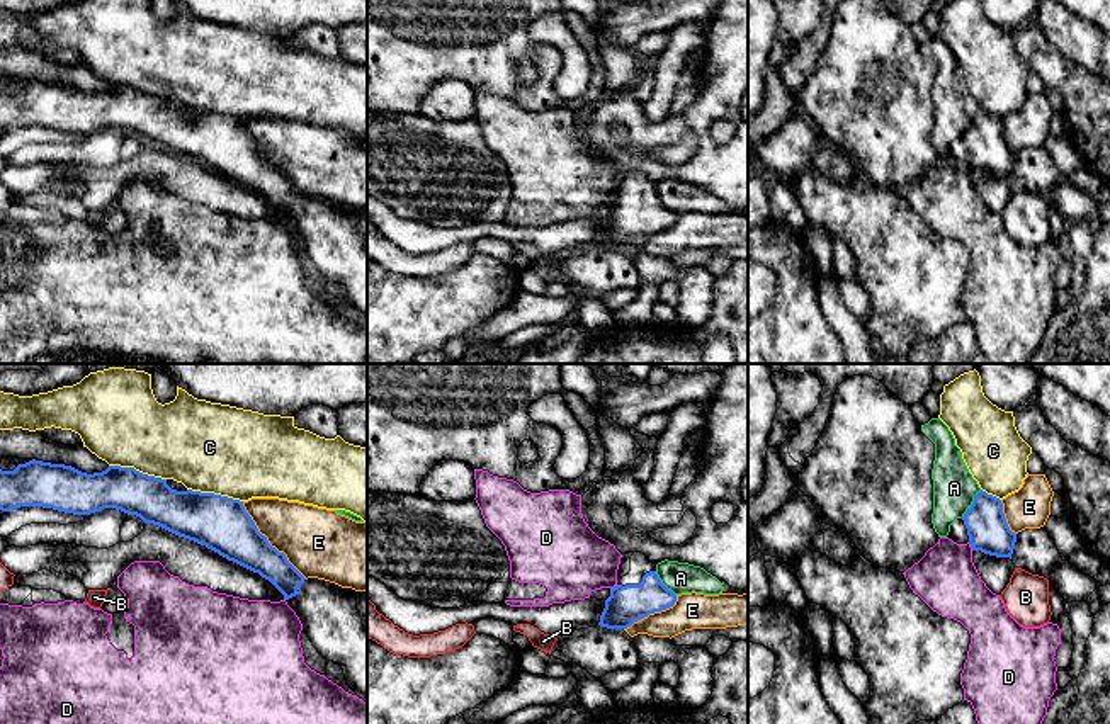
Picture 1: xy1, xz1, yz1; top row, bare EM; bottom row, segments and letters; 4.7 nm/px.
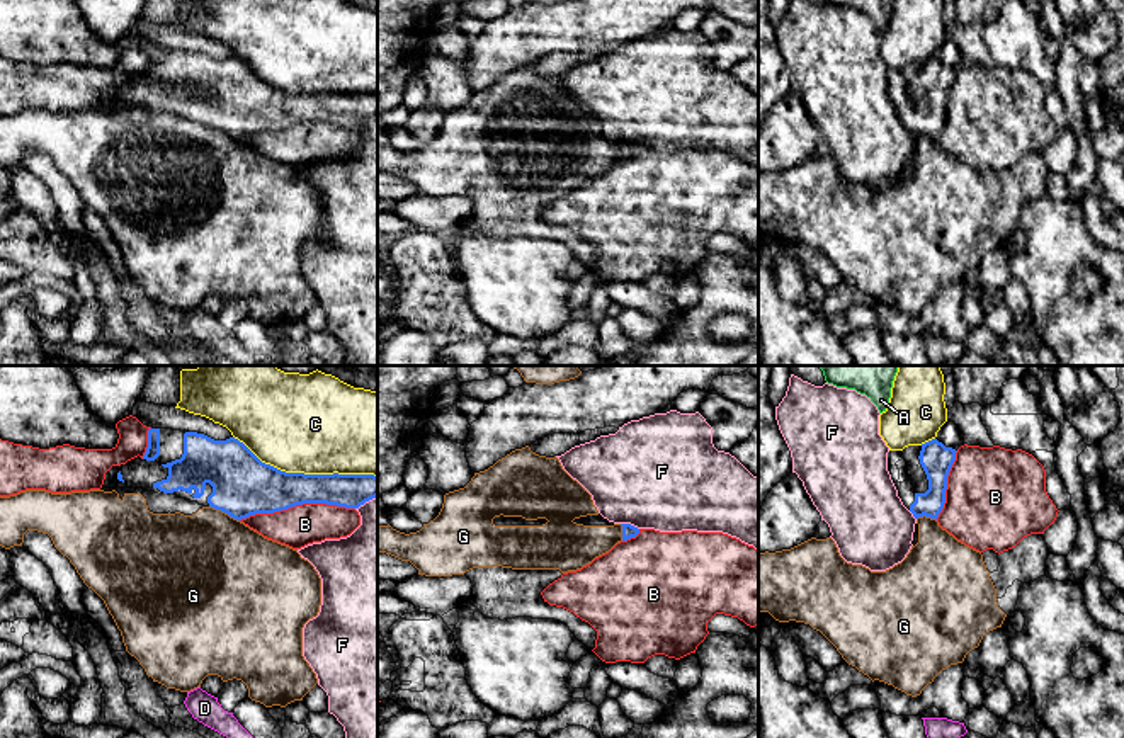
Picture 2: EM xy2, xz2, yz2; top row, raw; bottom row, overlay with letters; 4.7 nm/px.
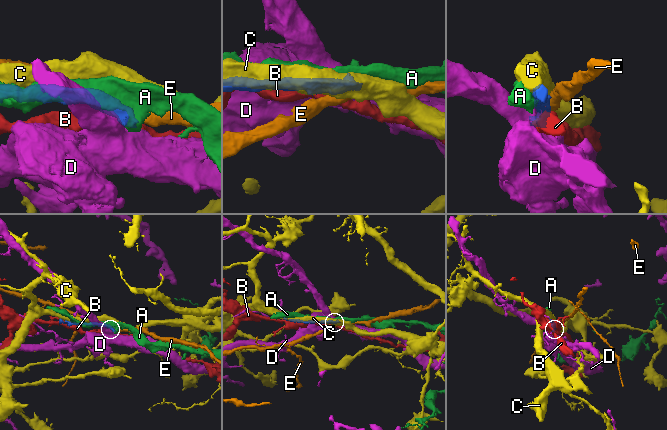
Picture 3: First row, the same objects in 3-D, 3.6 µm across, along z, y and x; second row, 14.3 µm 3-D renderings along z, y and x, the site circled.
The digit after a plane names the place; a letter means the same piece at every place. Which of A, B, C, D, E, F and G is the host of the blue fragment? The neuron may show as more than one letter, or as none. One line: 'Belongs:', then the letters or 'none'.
Belongs: none

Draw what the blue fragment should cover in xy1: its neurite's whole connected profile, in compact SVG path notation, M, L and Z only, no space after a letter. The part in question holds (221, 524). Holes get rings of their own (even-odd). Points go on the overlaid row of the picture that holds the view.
M32 459L14 471L0 469L0 510L10 512L20 506L42 506L73 515L116 508L258 573L291 602L313 646L326 661L342 666L347 685L367 704L367 632L357 610L357 600L335 583L318 578L306 580L286 554L272 547L258 532L243 501L214 493L177 491L167 484L167 479L143 474L134 467L109 466L102 472L87 474L71 466Z

